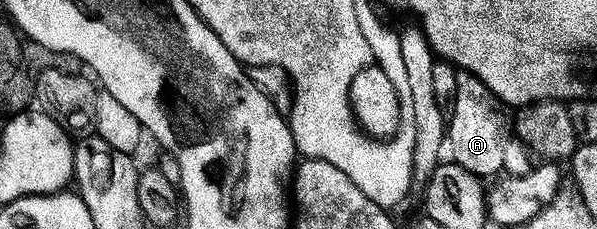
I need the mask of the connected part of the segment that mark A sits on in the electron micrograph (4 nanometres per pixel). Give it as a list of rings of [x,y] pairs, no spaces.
[[[468,70],[455,71],[451,94],[452,114],[450,110],[446,118],[446,146],[449,151],[452,149],[451,161],[457,162],[481,180],[499,175],[502,171],[502,144],[510,134],[510,114],[507,114],[509,111],[505,103]]]

